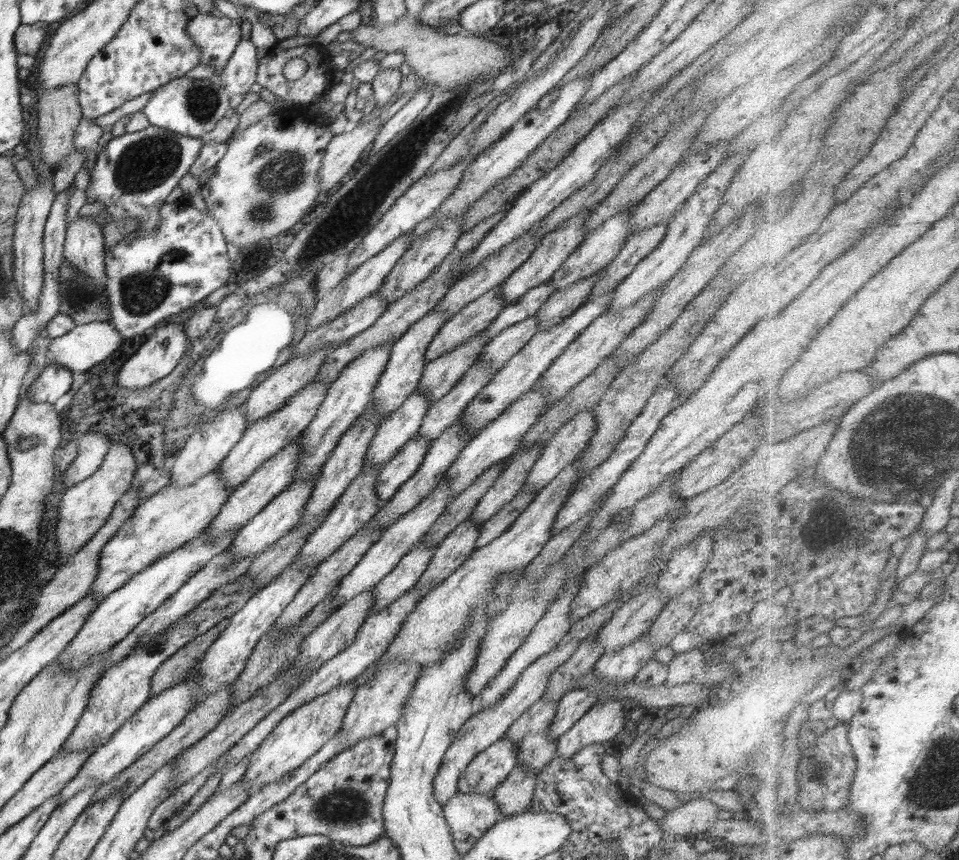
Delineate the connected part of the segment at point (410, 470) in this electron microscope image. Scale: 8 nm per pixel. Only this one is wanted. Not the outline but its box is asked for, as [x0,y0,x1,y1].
[375,436,430,502]

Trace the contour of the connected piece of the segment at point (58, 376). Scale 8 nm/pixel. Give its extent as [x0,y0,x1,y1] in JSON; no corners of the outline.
[26,364,72,404]

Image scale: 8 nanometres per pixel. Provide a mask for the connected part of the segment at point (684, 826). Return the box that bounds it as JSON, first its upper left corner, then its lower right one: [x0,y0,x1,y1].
[659,797,721,838]

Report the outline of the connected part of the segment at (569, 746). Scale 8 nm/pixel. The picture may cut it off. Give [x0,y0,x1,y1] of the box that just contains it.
[555,700,624,758]

